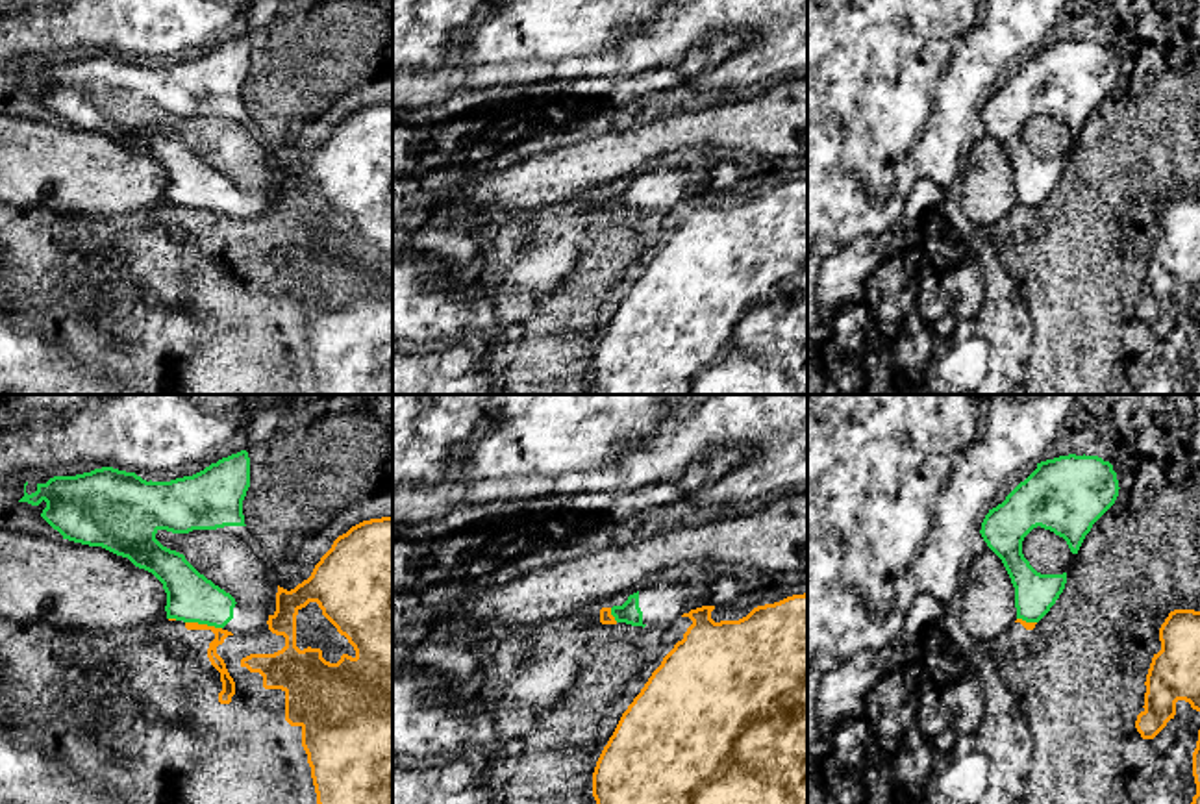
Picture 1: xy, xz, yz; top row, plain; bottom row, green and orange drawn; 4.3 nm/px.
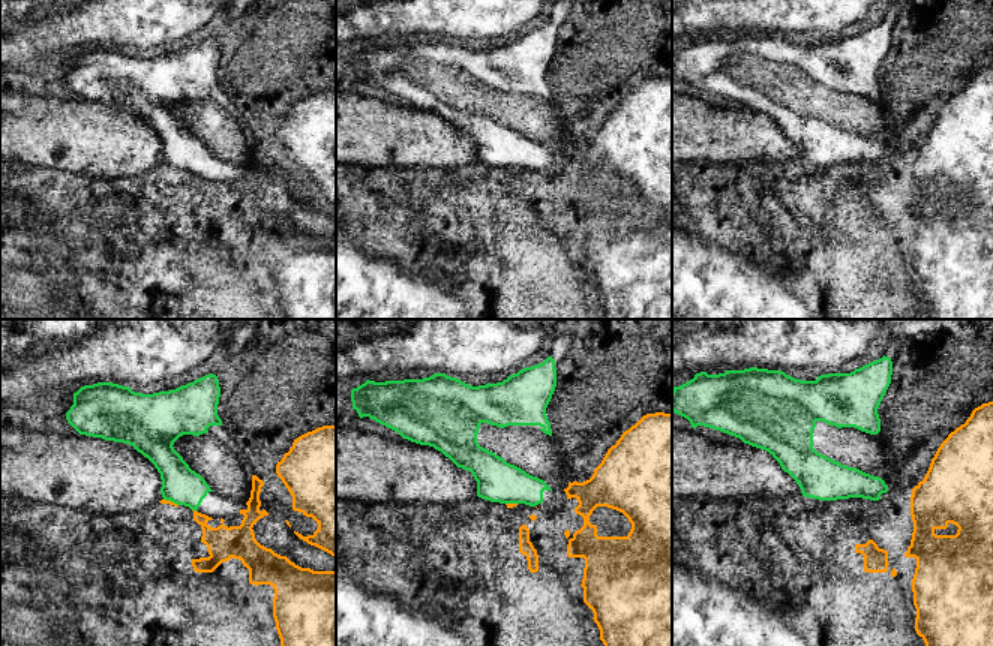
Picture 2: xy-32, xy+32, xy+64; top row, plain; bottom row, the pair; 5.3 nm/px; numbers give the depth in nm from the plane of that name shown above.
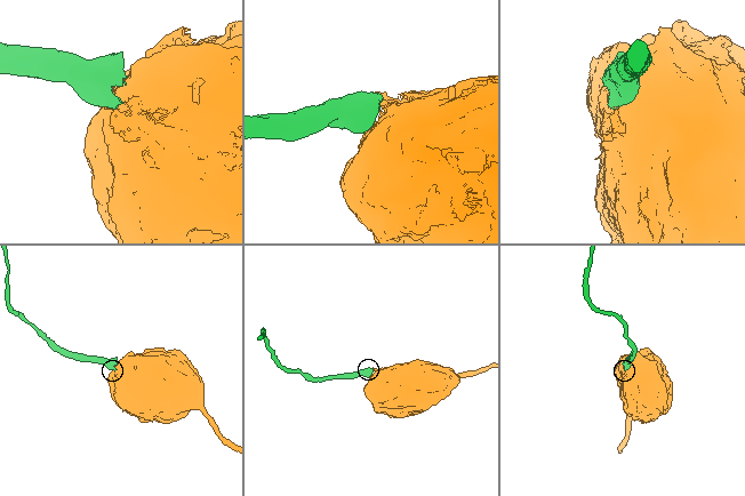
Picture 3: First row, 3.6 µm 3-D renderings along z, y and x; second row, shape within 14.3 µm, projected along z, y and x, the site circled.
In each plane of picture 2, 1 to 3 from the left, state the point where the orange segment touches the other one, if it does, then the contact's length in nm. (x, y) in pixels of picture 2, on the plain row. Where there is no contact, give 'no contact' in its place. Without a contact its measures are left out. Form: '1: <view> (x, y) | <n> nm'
1: xy-32 (194, 174) | 30 nm
2: xy+32 (512, 167) | 60 nm
3: no contact

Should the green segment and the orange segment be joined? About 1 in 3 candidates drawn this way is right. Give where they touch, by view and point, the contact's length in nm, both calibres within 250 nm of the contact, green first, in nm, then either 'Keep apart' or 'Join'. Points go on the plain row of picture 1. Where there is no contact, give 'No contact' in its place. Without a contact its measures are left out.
Touches green at xy (204, 208). Shared border 160 nm. Thickness 220 nm (green) against 60 nm. Keep apart

